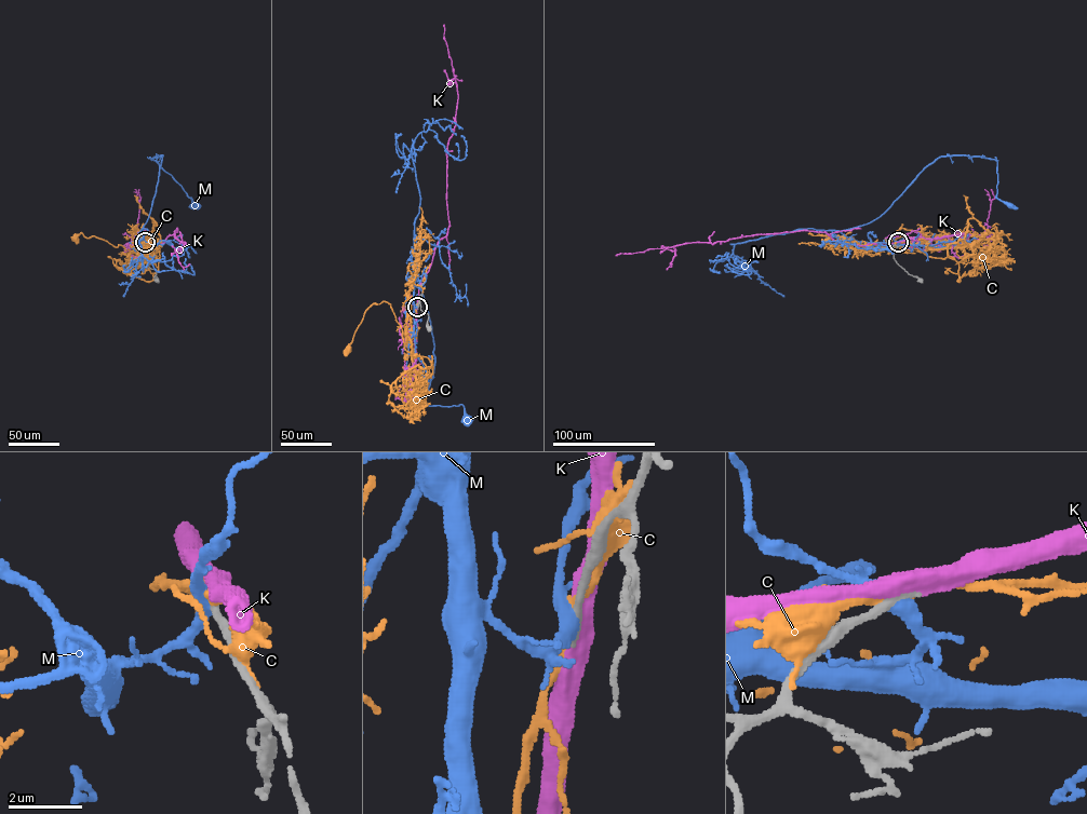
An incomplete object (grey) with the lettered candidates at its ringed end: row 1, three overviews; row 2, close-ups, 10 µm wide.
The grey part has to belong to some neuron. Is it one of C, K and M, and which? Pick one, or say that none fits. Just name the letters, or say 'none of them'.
K

